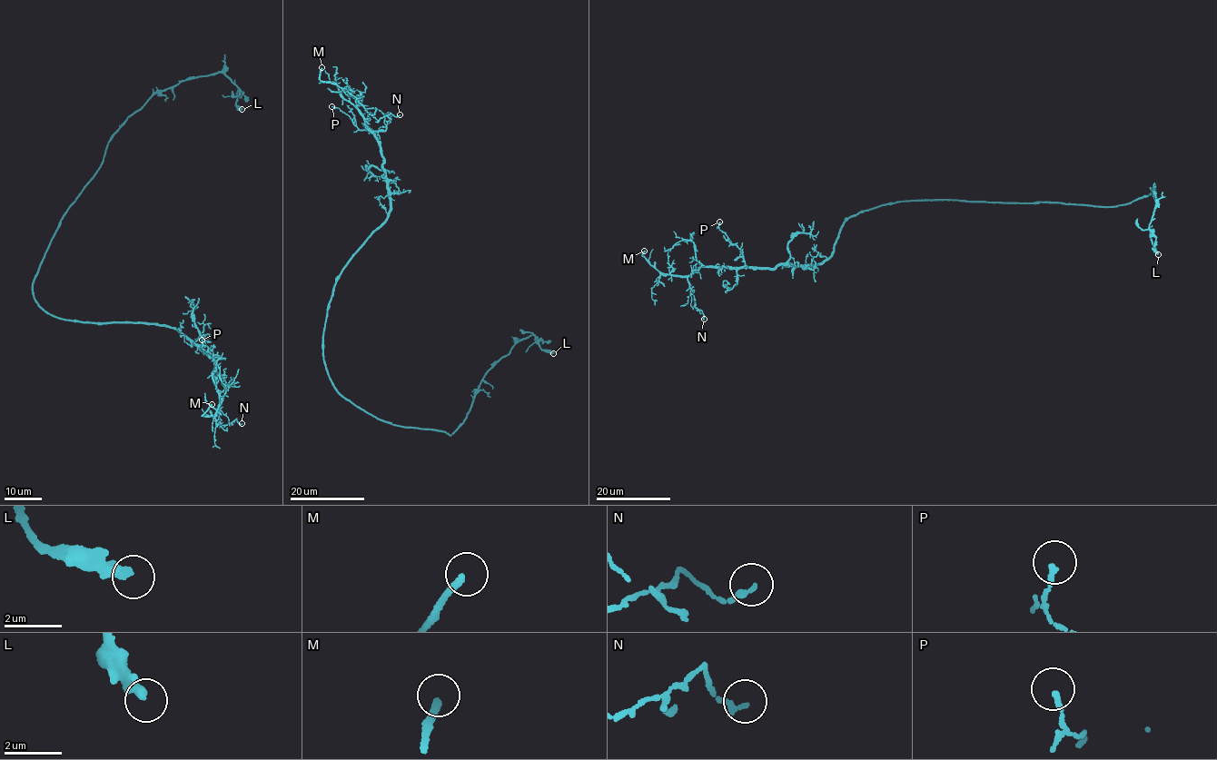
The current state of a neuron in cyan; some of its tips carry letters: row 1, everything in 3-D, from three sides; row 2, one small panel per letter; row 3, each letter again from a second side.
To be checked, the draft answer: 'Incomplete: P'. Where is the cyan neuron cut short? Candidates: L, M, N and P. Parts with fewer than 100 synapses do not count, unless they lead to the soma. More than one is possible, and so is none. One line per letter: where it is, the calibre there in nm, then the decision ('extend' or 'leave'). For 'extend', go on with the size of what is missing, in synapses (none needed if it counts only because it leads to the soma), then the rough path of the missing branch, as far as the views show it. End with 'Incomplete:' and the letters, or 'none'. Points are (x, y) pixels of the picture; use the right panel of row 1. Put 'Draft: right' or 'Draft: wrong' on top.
Draft: wrong
L: (1158, 254) | 360 nm | leave
M: (644, 251) | 220 nm | extend | (644, 251), (649, 230), (645, 222), (642, 228), (645, 244), (635, 199), (640, 193)
N: (704, 319) | 170 nm | leave
P: (719, 222) | 170 nm | leave
Incomplete: M

